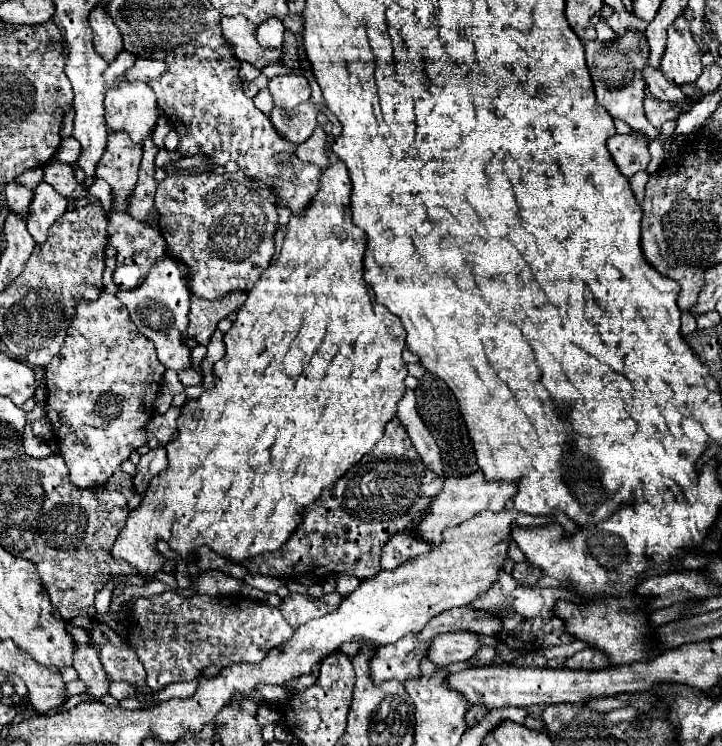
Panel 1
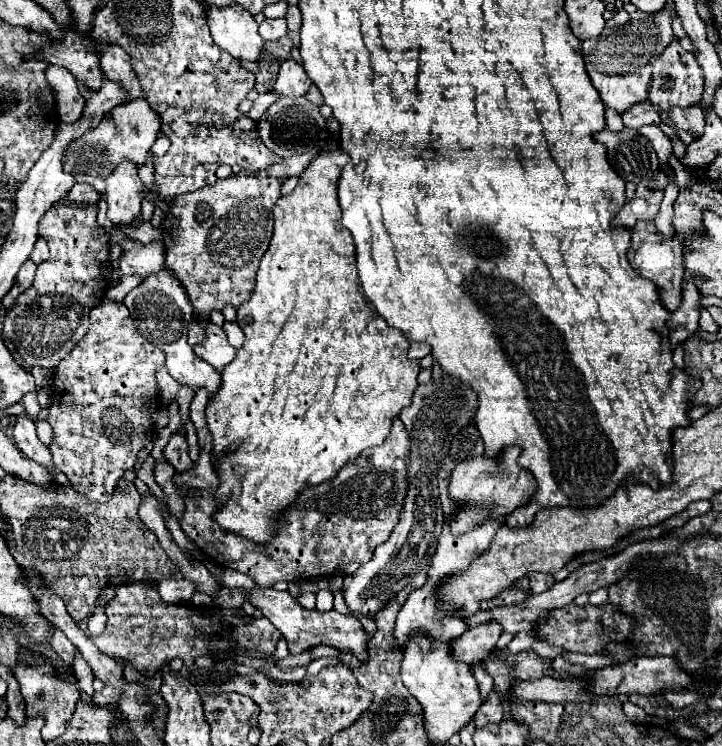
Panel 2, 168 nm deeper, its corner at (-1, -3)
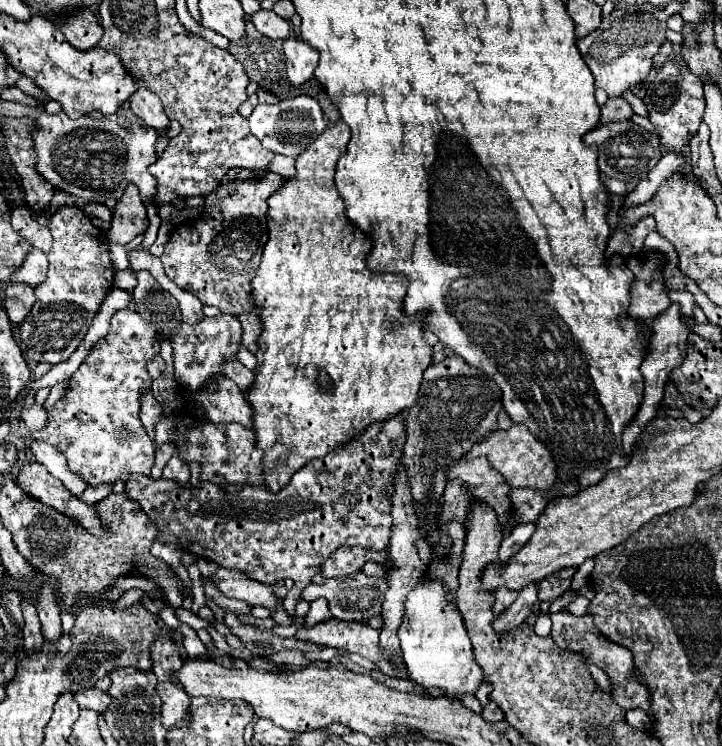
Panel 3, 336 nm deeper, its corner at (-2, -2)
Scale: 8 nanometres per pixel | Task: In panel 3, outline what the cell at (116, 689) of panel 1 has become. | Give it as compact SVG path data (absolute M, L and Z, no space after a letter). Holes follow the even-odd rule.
M94 687L94 689L88 689L88 691L84 689L84 691L74 693L74 701L80 705L80 709L92 709L96 713L104 713L112 699L110 699L110 695L106 695L104 691Z

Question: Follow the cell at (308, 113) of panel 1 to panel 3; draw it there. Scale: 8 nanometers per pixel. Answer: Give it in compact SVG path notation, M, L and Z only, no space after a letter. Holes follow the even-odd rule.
M308 95L284 99L278 101L276 105L260 103L254 107L254 113L248 119L250 119L252 135L258 137L266 149L290 157L300 155L300 151L304 151L304 147L308 147L308 143L312 143L312 139L316 139L316 135L320 135L326 129L326 121L322 117L322 109L318 101Z

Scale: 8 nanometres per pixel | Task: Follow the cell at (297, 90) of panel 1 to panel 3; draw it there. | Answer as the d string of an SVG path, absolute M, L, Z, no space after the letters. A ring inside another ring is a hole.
M288 37L284 41L284 55L286 55L286 73L294 87L306 83L312 77L320 57L320 53L314 47L294 37Z

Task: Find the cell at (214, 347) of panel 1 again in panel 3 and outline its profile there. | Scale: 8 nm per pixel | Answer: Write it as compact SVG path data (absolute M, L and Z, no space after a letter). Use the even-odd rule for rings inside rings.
M396 415L382 423L370 423L360 435L352 437L348 443L336 447L324 457L308 461L278 493L254 485L220 487L214 483L202 483L200 489L176 487L176 483L166 479L132 475L126 481L126 495L128 499L136 501L156 525L160 543L176 545L182 551L218 563L220 567L248 571L252 579L258 579L266 585L274 585L276 581L290 577L294 581L294 589L288 591L282 601L284 609L288 609L290 615L294 613L302 589L310 583L314 575L320 573L320 565L328 555L332 555L332 551L336 551L336 547L352 545L374 551L382 551L388 547L392 533L392 517L388 515L388 483L392 483L392 471L402 457L404 443L404 417Z

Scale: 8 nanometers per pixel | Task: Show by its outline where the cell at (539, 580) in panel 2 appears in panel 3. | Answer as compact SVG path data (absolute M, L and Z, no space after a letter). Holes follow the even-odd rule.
M564 567L564 569L554 571L552 575L544 577L544 579L540 581L538 599L540 599L540 601L554 601L556 597L564 595L564 593L570 589L574 571L576 571L574 567Z

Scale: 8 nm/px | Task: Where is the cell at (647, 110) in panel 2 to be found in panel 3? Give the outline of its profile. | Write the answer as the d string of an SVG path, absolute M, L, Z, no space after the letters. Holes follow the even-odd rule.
M608 99L604 107L600 107L600 123L610 123L610 121L624 121L630 119L632 109L624 99Z

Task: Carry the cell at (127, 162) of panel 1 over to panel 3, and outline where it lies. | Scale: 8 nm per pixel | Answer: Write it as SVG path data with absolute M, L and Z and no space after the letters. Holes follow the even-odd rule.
M128 187L112 215L110 243L126 245L146 229L148 229L148 217L140 193L136 191L136 187Z

